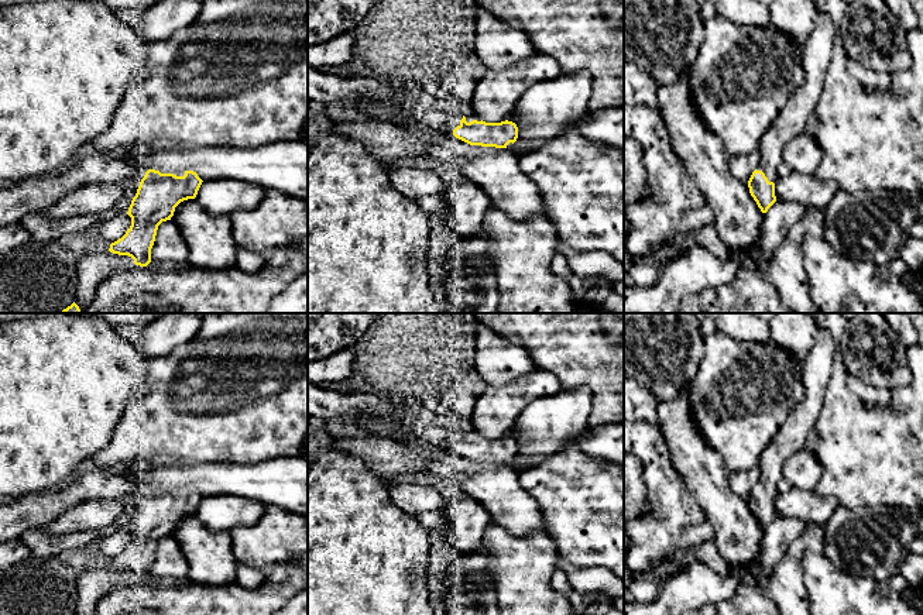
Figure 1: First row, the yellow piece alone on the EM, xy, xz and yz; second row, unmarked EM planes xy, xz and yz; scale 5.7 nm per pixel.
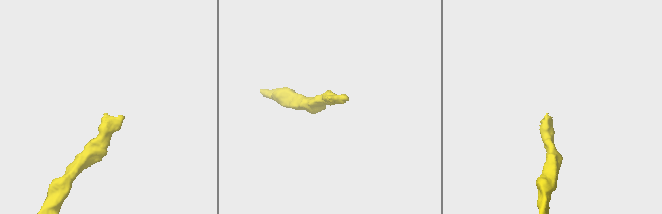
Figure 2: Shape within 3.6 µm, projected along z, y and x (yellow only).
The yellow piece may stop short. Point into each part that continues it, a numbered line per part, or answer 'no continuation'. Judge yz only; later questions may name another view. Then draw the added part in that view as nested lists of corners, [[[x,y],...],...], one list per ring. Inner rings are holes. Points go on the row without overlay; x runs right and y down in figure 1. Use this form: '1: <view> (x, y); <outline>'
1: yz (792, 436); [[[817,326],[814,343],[803,363],[804,396],[759,458],[756,487],[762,487],[769,498],[775,499],[778,495],[778,482],[783,477],[785,461],[793,453],[804,450],[807,436],[814,429],[824,403],[835,354],[837,344],[831,333]]]

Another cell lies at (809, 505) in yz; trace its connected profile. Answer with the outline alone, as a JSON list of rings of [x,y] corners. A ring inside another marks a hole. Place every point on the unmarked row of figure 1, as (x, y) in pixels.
[[[790,488],[778,492],[775,512],[782,518],[800,518],[824,526],[840,504],[831,497],[819,495],[816,491]]]

